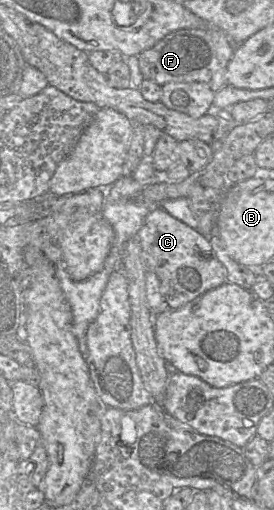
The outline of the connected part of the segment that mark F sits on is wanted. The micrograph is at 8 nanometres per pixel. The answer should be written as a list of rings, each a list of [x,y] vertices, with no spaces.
[[[208,24],[199,29],[180,29],[158,41],[138,55],[139,68],[144,79],[160,86],[168,82],[201,82],[214,92],[227,83],[227,66],[234,53],[227,34]]]

